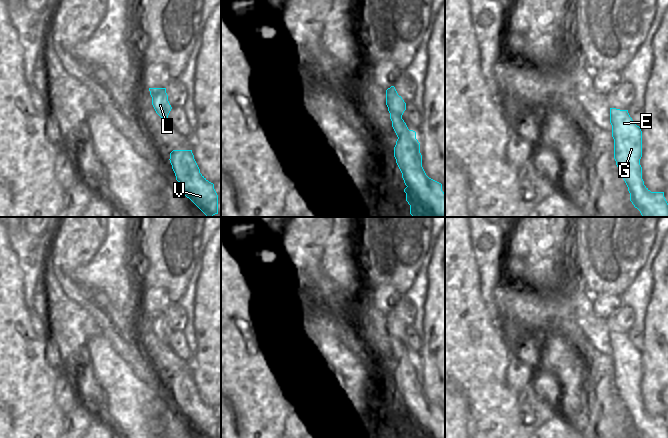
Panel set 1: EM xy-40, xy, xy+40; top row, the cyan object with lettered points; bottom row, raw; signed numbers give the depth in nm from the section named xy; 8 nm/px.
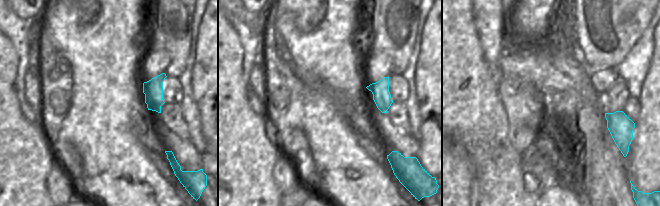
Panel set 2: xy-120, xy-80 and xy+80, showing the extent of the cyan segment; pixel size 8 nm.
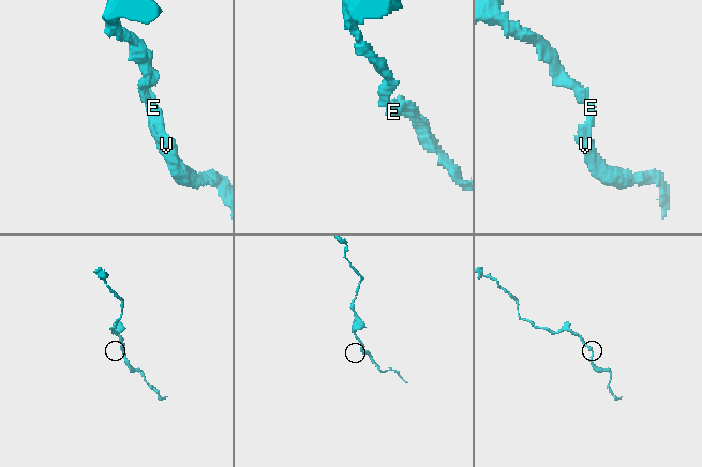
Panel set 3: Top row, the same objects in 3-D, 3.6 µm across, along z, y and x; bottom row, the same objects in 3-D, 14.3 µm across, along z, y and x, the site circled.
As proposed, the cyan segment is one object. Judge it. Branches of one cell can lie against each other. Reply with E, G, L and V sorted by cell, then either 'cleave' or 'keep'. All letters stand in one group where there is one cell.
groups E G L V; keep

